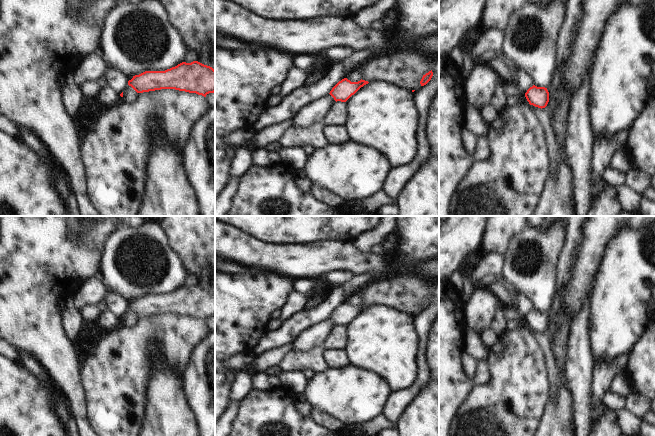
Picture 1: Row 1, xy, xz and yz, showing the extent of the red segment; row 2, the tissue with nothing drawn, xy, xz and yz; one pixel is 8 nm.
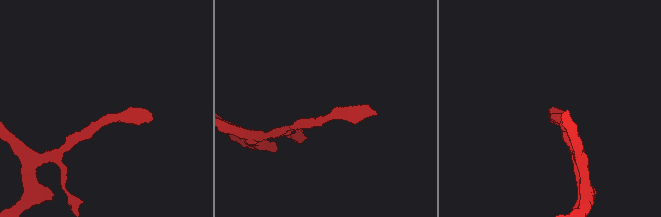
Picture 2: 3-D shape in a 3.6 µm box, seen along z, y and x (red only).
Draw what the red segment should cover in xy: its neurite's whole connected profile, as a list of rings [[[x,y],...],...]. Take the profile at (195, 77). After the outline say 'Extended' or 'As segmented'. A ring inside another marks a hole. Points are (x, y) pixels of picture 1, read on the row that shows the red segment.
[[[198,61],[182,62],[165,71],[145,71],[128,81],[137,93],[175,89],[206,97],[215,92],[215,70]]]. As segmented.

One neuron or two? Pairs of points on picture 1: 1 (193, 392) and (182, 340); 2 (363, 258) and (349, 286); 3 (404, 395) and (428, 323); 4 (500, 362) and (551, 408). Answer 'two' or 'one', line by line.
1: two
2: two
3: one
4: two

